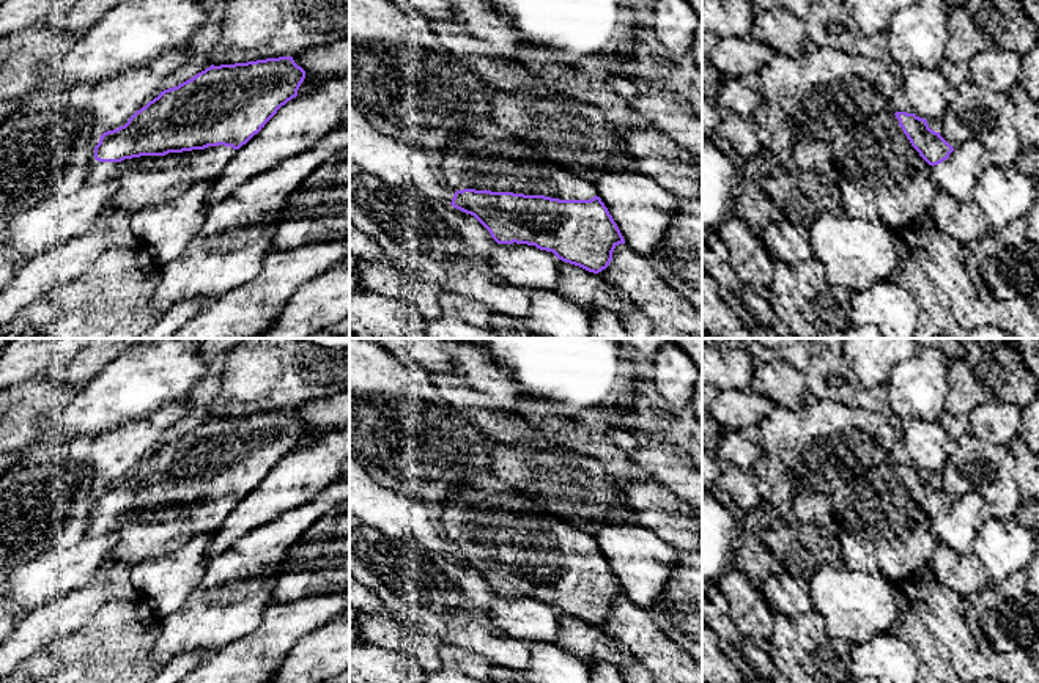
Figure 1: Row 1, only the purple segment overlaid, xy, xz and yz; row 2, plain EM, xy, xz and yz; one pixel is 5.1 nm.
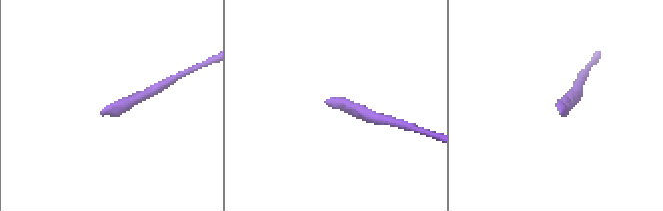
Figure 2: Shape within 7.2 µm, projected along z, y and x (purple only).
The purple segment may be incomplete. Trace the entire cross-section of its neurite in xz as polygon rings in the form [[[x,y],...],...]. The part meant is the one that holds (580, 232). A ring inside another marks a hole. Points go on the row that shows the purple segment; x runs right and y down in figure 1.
[[[494,121],[471,123],[436,150],[428,150],[442,186],[453,192],[452,206],[474,216],[497,244],[527,244],[553,252],[559,260],[598,274],[612,260],[612,252],[625,239],[597,195],[592,181],[586,181],[557,164],[553,164],[508,134]]]

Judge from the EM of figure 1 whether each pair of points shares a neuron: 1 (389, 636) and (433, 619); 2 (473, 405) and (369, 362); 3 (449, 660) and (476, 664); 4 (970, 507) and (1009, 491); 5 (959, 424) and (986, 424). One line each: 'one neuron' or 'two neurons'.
1: two neurons
2: two neurons
3: one neuron
4: two neurons
5: two neurons

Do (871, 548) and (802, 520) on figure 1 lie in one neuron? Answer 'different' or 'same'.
different

